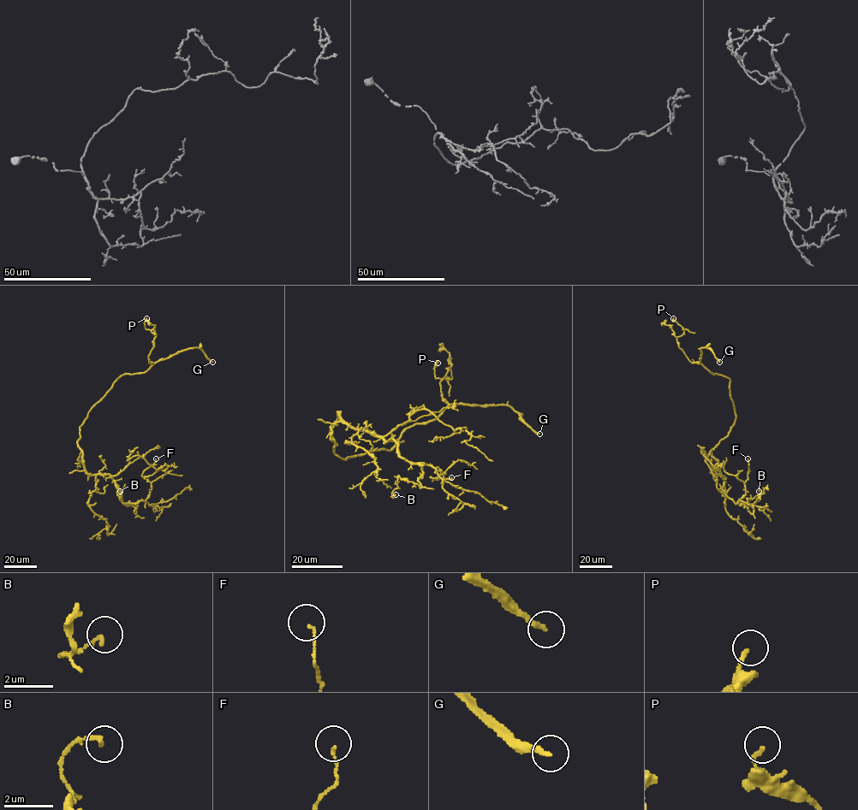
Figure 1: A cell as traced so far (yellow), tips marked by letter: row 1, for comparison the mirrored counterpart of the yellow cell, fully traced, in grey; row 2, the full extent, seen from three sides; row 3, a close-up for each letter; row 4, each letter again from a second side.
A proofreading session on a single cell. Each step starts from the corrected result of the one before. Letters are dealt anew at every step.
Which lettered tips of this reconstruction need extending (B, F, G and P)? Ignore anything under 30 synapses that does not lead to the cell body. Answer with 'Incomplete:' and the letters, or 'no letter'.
Incomplete: G

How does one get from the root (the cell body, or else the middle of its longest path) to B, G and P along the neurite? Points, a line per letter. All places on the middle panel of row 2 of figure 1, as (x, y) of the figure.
B: (334, 446), (337, 412), (356, 428), (391, 439), (423, 473), (420, 487), (398, 475), (396, 494)
G: (334, 446), (334, 453), (342, 458), (390, 450), (408, 428), (434, 420), (455, 404), (509, 404), (539, 434)
P: (334, 446), (342, 458), (390, 450), (434, 420), (449, 368), (452, 378), (435, 378), (437, 363)

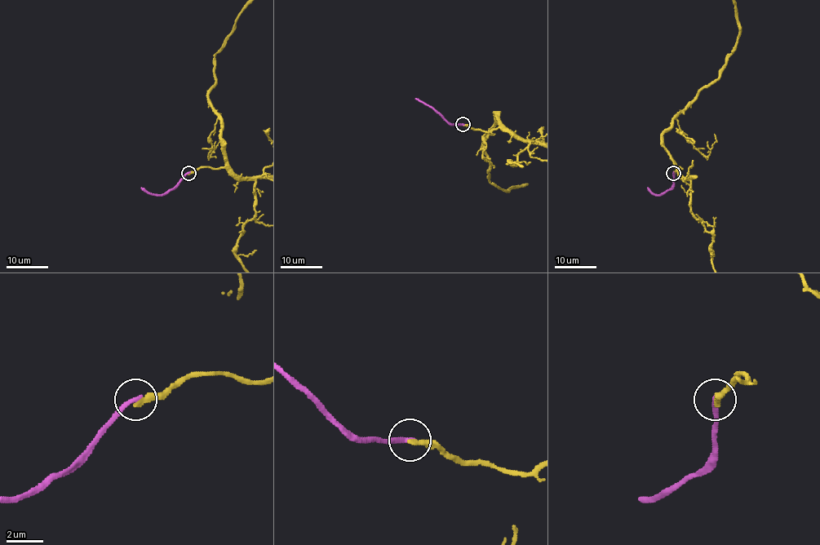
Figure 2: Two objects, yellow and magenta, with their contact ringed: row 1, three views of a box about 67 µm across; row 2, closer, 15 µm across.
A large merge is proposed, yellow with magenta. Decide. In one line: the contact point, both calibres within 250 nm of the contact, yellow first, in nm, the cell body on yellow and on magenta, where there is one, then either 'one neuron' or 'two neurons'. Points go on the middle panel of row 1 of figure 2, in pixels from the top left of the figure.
at (463, 124); 320 nm thick on the yellow side, 280 nm on the other; no cell body on yellow; no cell body on magenta; two neurons

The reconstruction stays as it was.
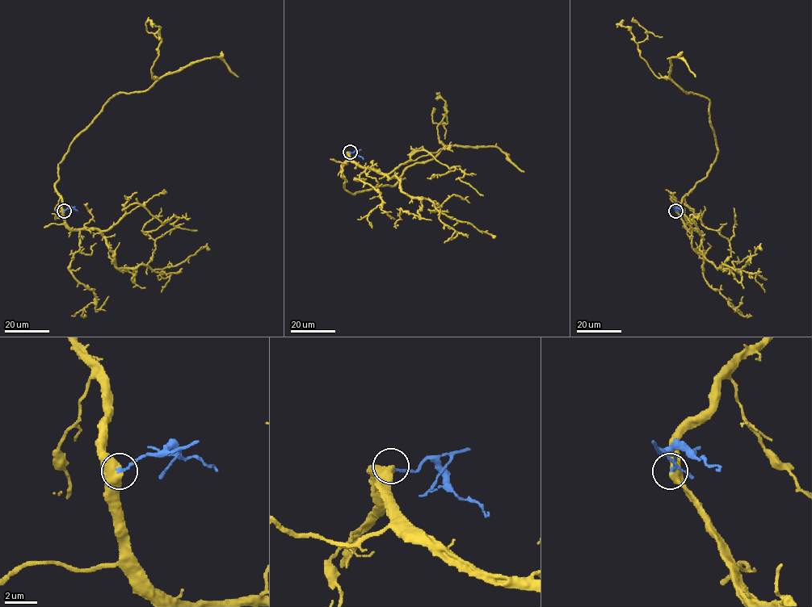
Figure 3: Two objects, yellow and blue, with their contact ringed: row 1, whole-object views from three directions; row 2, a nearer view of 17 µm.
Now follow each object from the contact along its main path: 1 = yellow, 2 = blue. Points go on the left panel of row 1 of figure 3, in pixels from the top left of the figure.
1: (64, 211), (55, 184), (70, 143), (111, 97), (157, 79), (151, 68), (161, 39), (147, 31), (149, 17)
2: (64, 211), (72, 207), (77, 210)

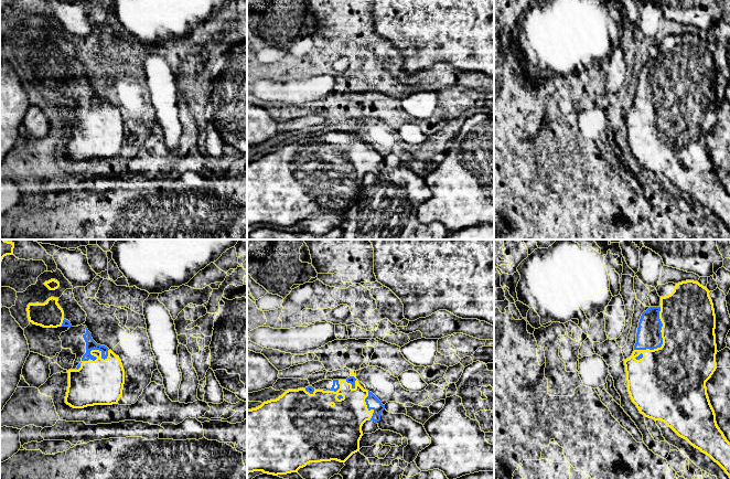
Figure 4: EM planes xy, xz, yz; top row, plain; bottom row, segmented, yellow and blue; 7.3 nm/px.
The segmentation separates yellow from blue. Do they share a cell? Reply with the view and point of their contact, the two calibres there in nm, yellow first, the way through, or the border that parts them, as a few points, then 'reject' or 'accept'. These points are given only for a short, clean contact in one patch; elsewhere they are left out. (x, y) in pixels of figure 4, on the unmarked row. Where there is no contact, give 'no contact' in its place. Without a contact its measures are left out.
meets yellow in yz at (663, 93); 440 nm thick on the yellow side, 180 nm on the other; accept

